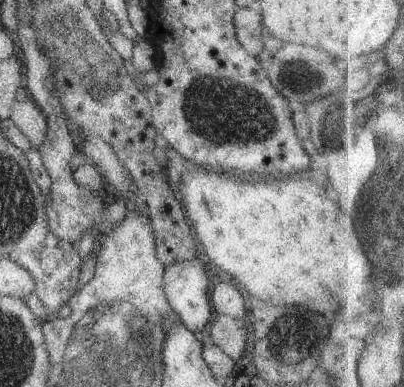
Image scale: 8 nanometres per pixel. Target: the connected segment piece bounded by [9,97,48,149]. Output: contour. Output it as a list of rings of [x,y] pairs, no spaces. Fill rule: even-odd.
[[[30,97],[27,100],[15,101],[9,119],[25,135],[32,147],[37,149],[45,140],[48,131],[45,115]]]

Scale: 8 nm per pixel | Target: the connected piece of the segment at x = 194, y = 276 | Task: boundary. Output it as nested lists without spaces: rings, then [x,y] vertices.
[[[183,261],[164,267],[163,290],[171,310],[187,330],[206,334],[213,312],[202,265]]]

